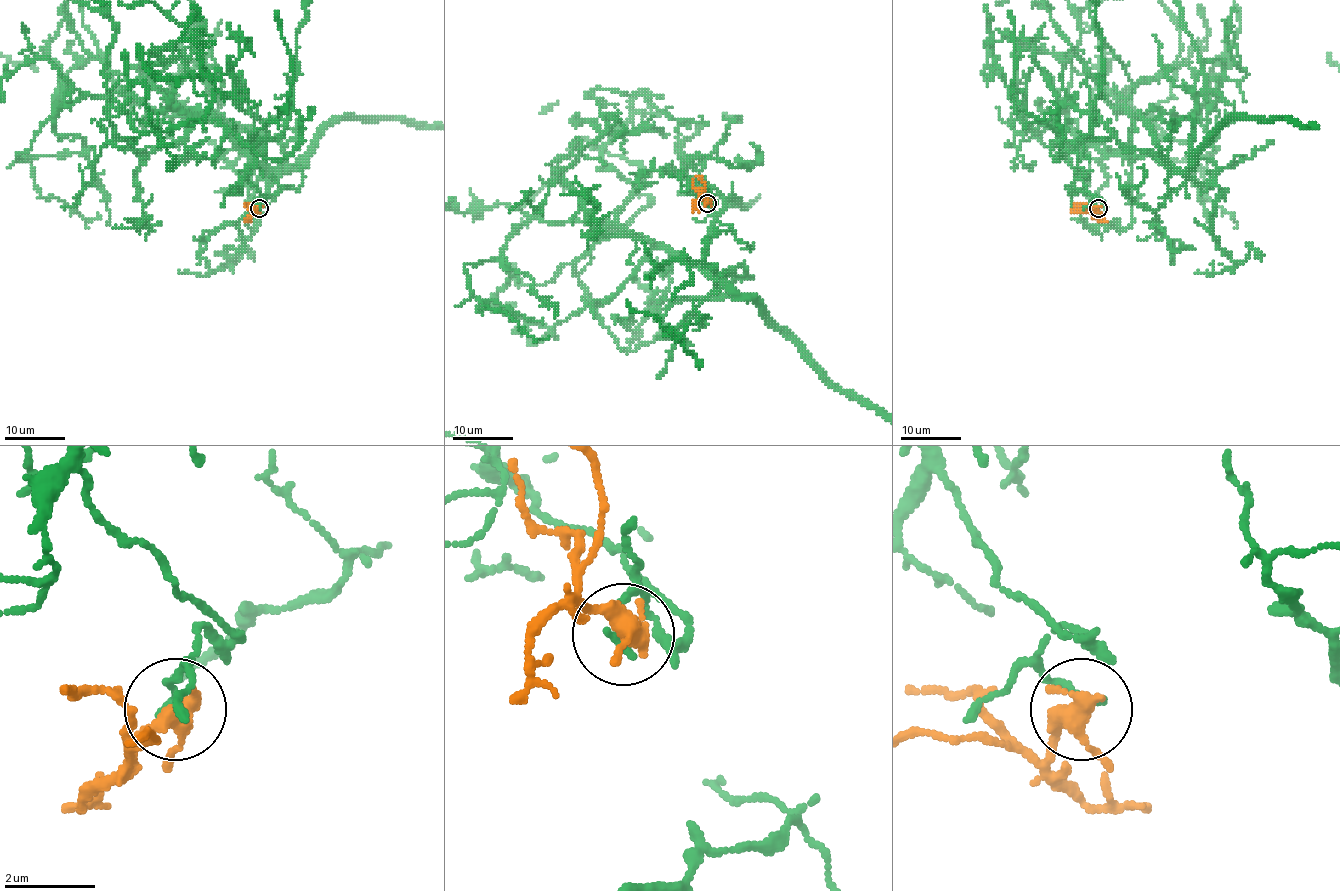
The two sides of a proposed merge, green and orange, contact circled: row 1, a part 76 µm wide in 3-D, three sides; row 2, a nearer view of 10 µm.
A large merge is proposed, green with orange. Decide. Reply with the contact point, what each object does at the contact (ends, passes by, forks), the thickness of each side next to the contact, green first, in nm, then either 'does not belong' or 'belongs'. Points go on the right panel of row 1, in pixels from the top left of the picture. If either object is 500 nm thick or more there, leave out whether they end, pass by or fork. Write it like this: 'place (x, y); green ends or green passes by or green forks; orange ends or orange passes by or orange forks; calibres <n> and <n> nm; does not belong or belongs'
place (1098, 208); green ends; orange passes by; calibres 180 and 400 nm; does not belong

